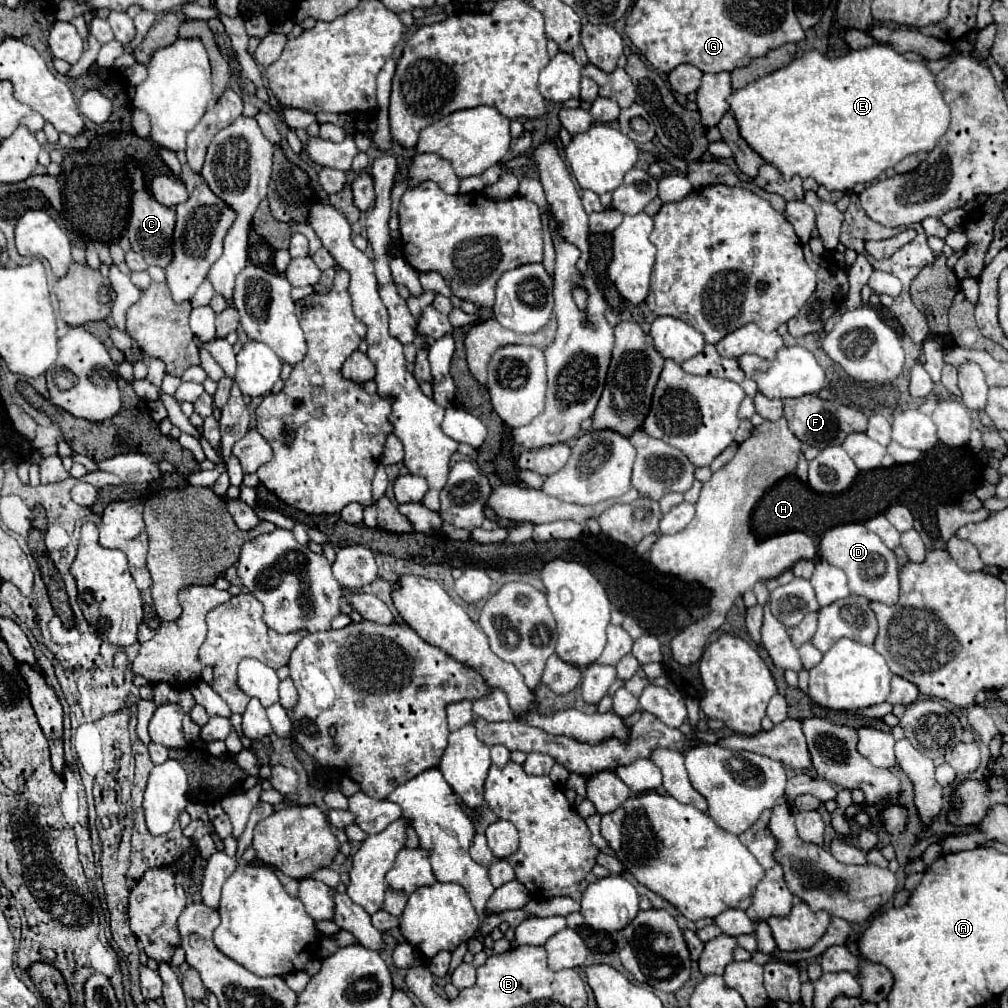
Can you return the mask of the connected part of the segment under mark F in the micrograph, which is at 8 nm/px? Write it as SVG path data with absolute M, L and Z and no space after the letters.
M815 394L783 400L783 406L785 406L785 418L789 422L789 430L801 442L805 442L817 450L823 450L823 448L833 446L833 444L841 444L845 440L845 436L849 436L853 432L865 432L865 428L867 428L867 416L861 410L823 400Z

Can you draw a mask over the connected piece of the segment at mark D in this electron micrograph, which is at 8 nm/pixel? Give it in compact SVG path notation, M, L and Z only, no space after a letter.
M843 524L825 532L819 544L821 558L829 564L841 568L849 578L851 594L865 596L869 600L877 600L883 604L897 604L899 600L899 564L897 556L891 548L883 544L883 540L867 530L863 524Z

